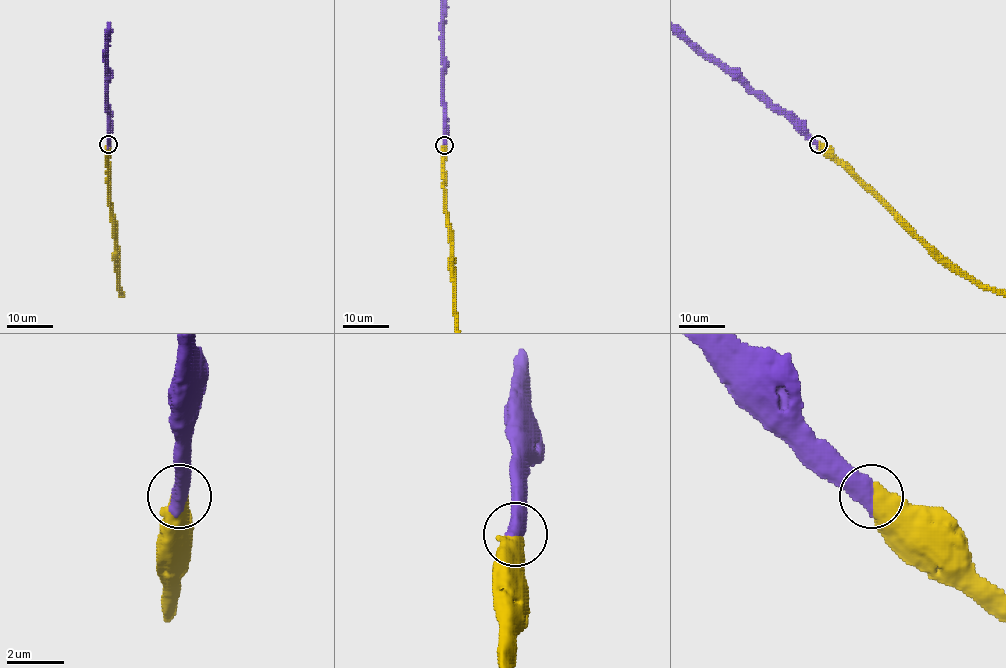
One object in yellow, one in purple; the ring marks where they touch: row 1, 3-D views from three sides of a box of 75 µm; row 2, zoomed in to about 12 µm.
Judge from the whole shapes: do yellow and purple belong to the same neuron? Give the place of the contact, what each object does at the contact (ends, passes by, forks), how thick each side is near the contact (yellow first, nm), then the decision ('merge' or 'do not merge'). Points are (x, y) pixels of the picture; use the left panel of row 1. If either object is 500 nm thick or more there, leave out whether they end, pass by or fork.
(108, 144) | 700/600 nm | merge

